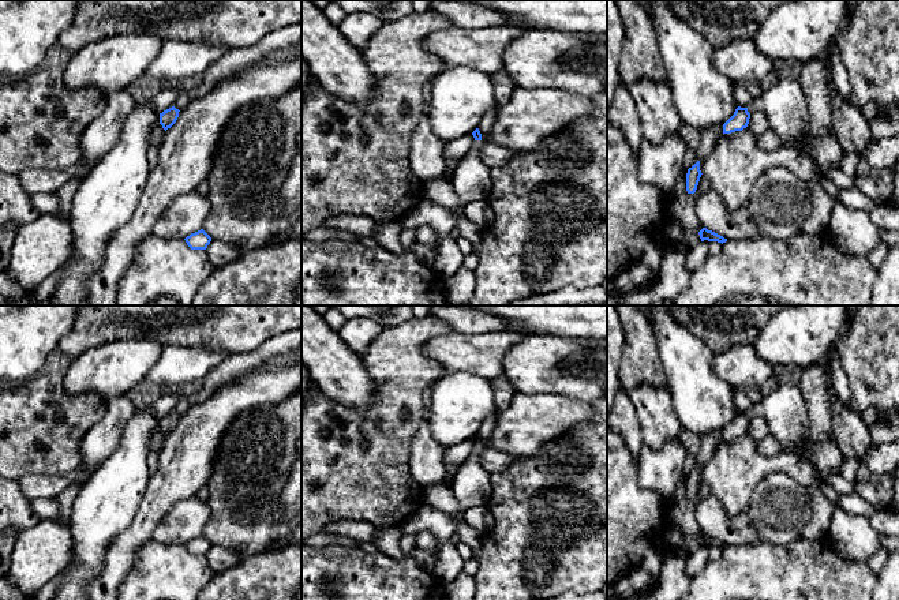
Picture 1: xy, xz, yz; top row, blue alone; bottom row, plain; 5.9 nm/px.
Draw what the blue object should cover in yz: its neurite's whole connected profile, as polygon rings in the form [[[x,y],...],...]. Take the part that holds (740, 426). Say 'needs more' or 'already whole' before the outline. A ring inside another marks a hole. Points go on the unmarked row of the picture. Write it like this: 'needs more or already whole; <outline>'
needs more; [[[793,382],[778,385],[748,413],[738,412],[723,430],[723,439],[746,434],[750,419],[754,416],[767,419],[771,435],[779,440],[784,451],[798,455],[806,454],[813,440],[809,413],[799,386]]]

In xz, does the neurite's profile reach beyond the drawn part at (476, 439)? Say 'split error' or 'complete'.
split error

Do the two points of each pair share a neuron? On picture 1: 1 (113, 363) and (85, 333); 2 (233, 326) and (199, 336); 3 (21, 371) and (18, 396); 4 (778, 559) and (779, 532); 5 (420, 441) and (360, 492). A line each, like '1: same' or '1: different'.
1: different
2: same
3: different
4: different
5: different

